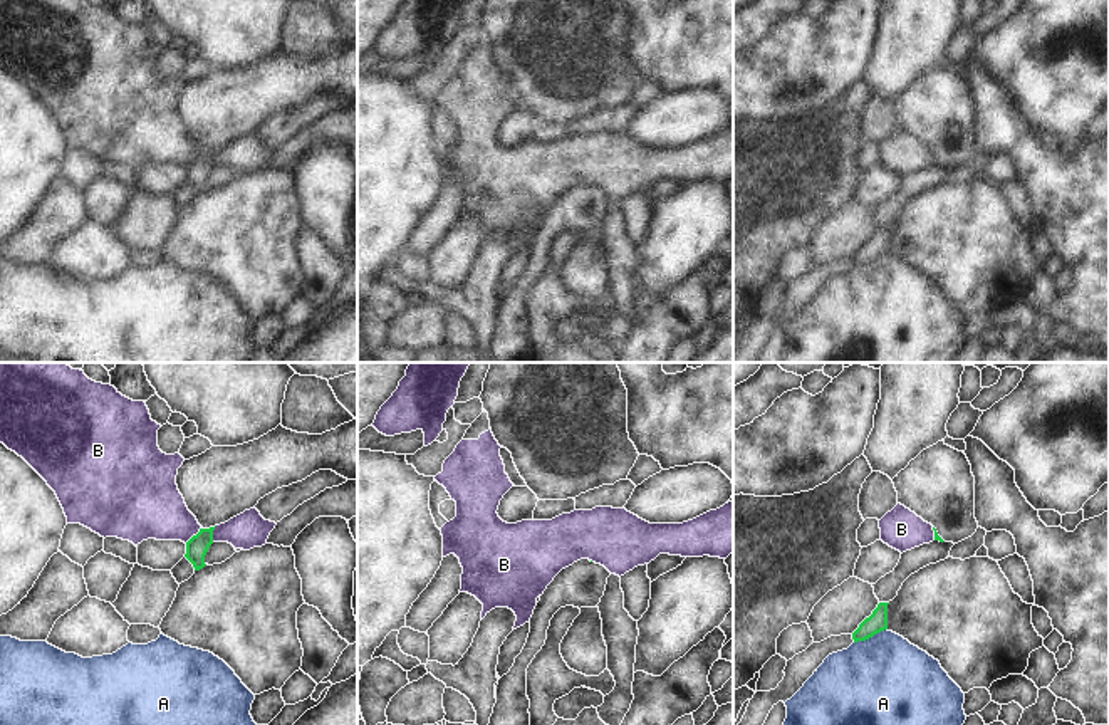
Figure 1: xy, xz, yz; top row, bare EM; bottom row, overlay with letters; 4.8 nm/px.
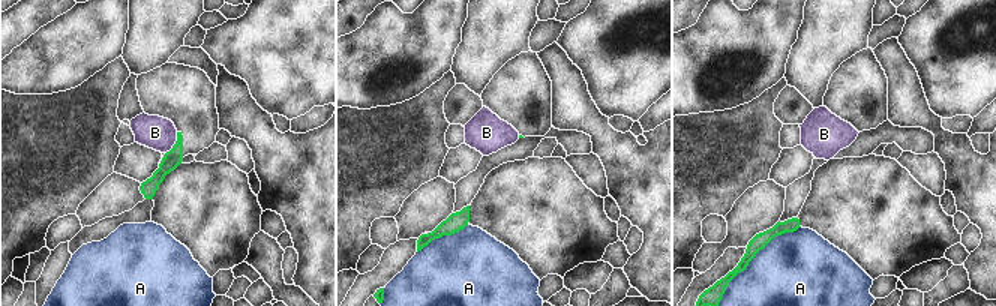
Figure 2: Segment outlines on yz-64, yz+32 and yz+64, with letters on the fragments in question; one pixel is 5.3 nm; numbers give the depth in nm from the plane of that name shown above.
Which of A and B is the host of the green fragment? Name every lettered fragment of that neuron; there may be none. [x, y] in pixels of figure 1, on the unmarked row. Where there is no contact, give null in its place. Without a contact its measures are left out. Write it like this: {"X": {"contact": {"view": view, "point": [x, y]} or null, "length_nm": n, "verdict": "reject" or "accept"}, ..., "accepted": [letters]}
{"A": {"contact": {"view": "yz", "point": [869, 260]}, "length_nm": 180, "verdict": "reject"}, "B": {"contact": {"view": "xy", "point": [193, 160]}, "length_nm": 120, "verdict": "reject"}, "accepted": []}

